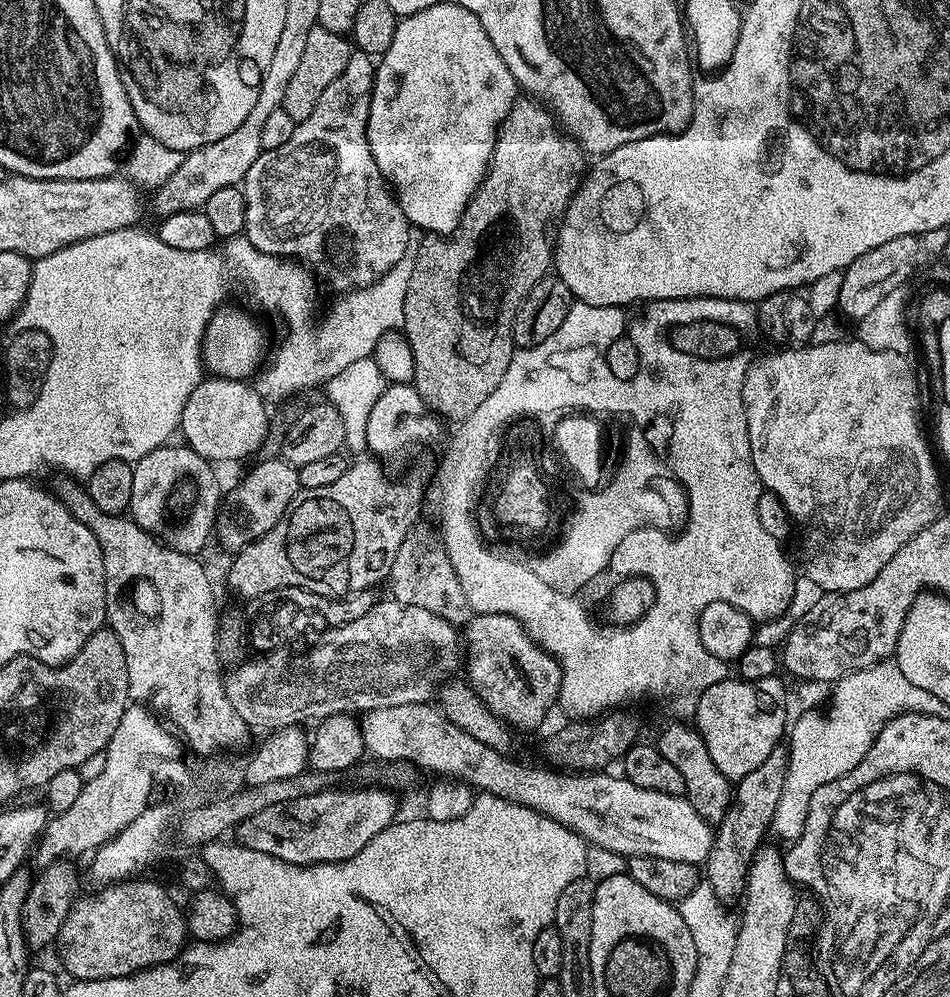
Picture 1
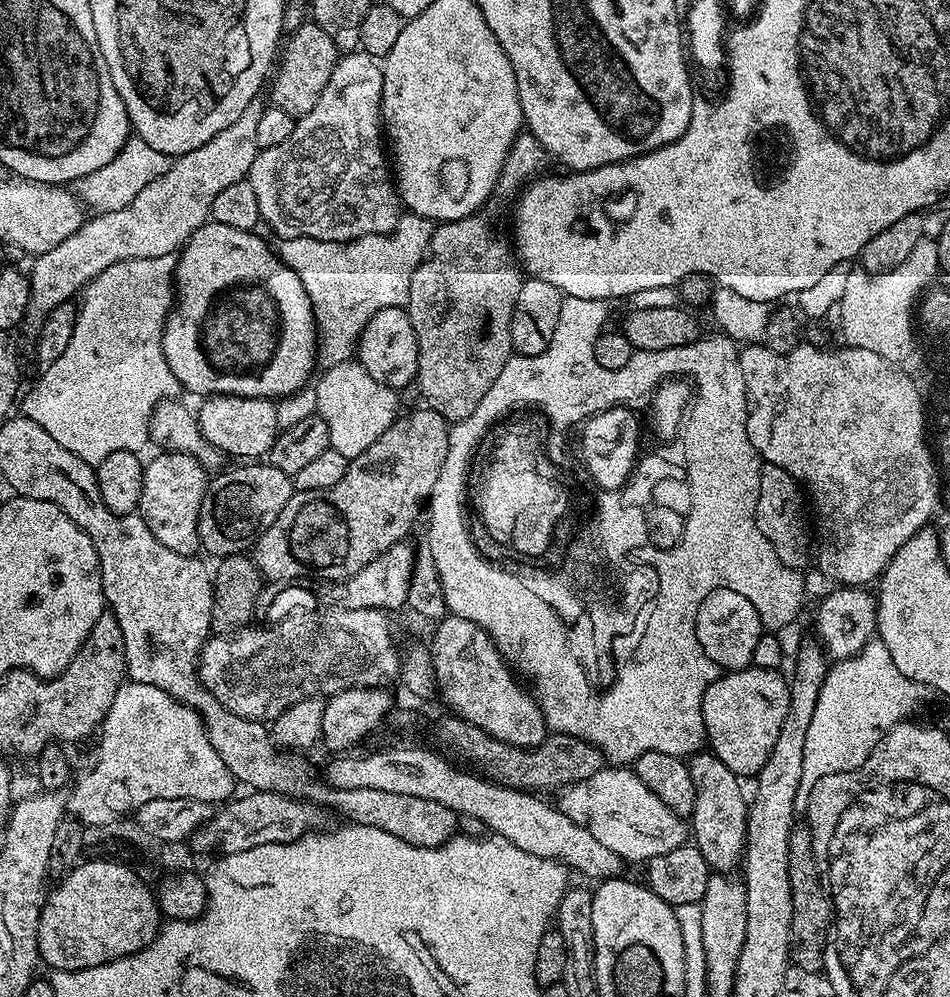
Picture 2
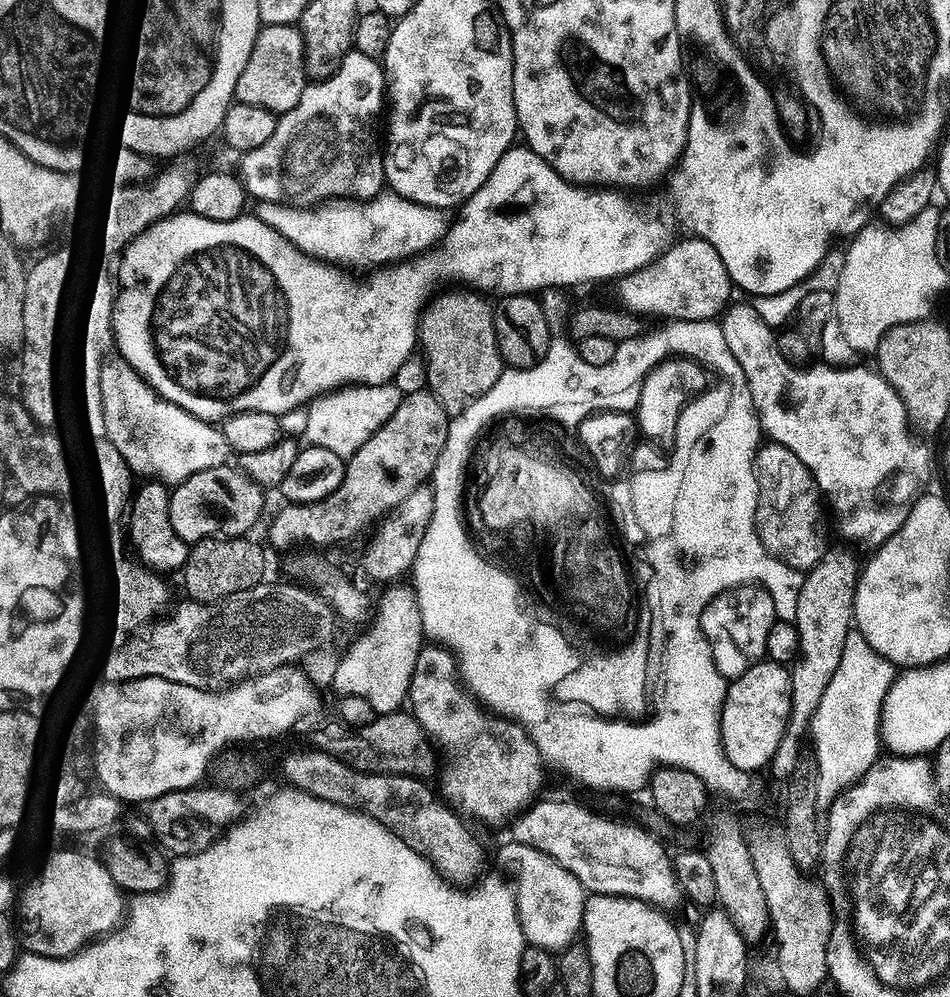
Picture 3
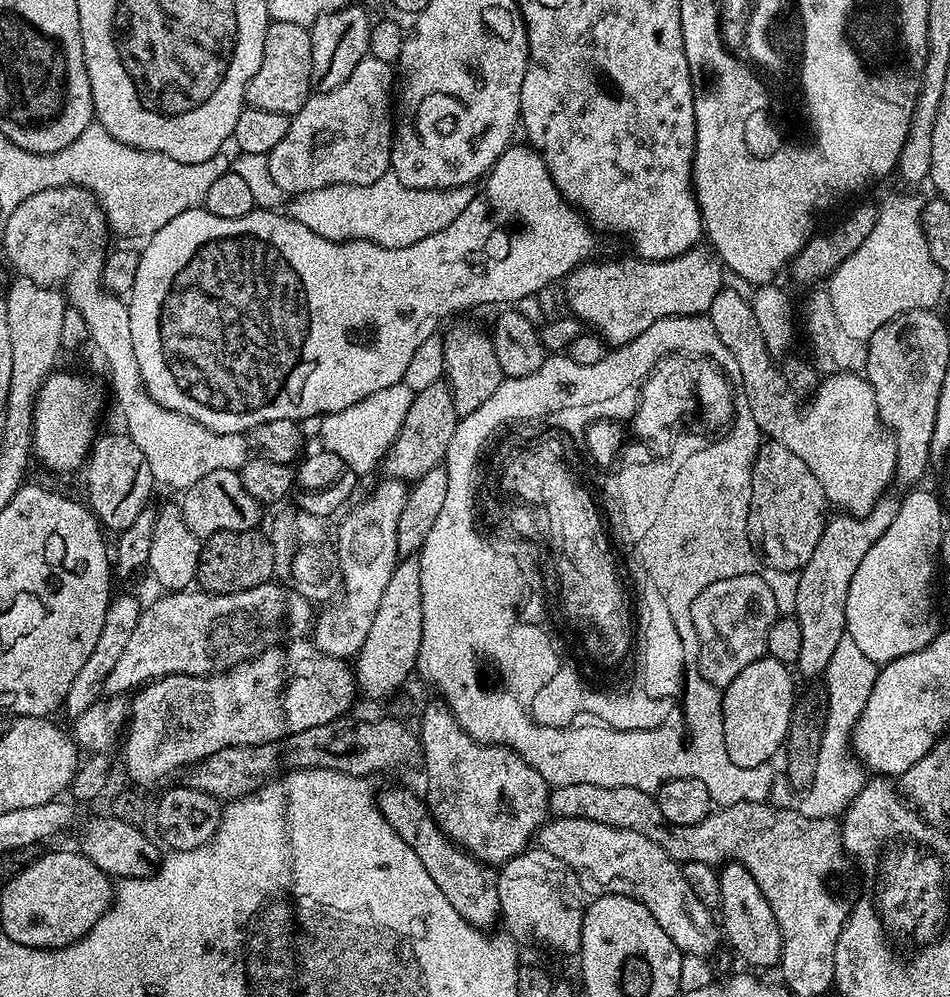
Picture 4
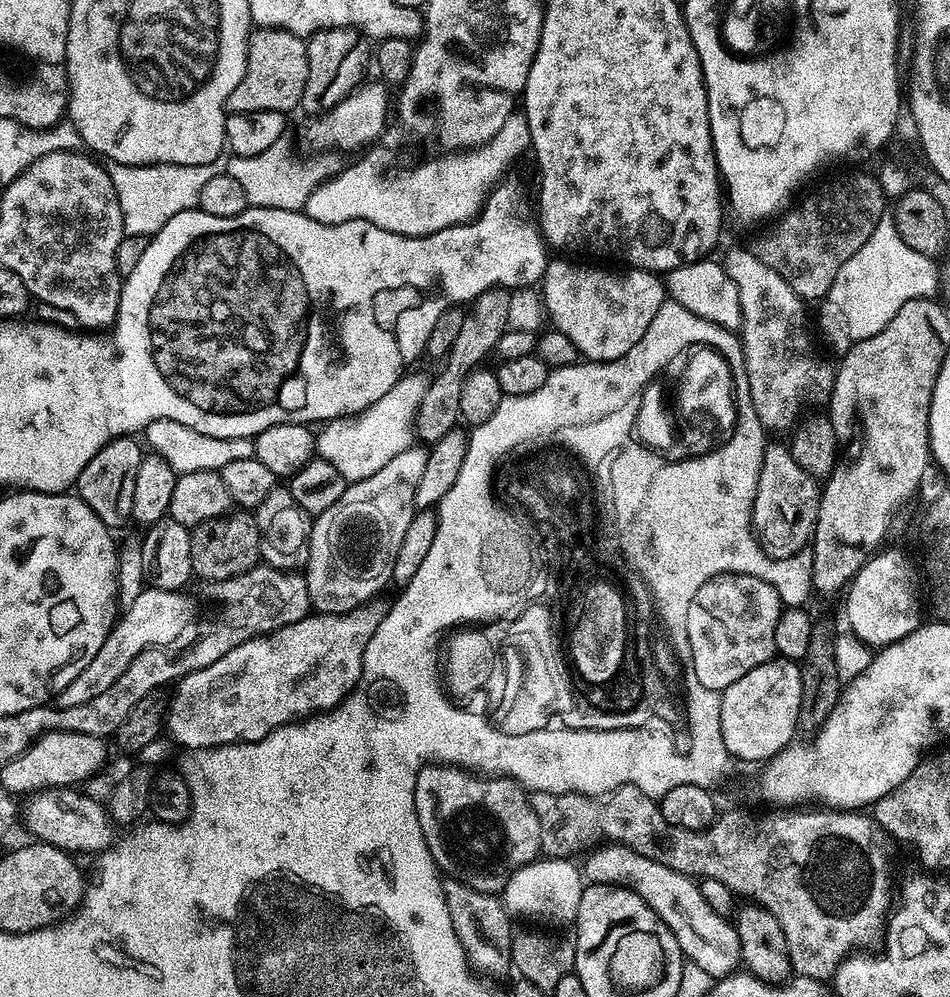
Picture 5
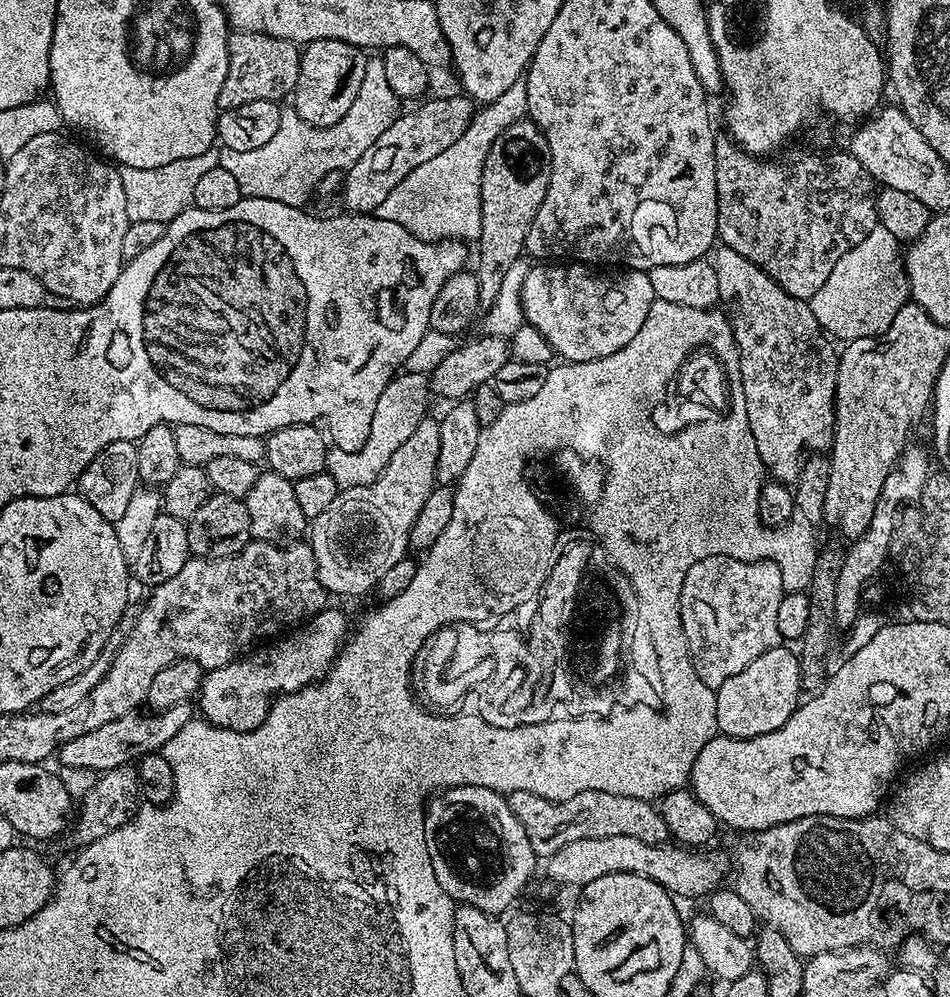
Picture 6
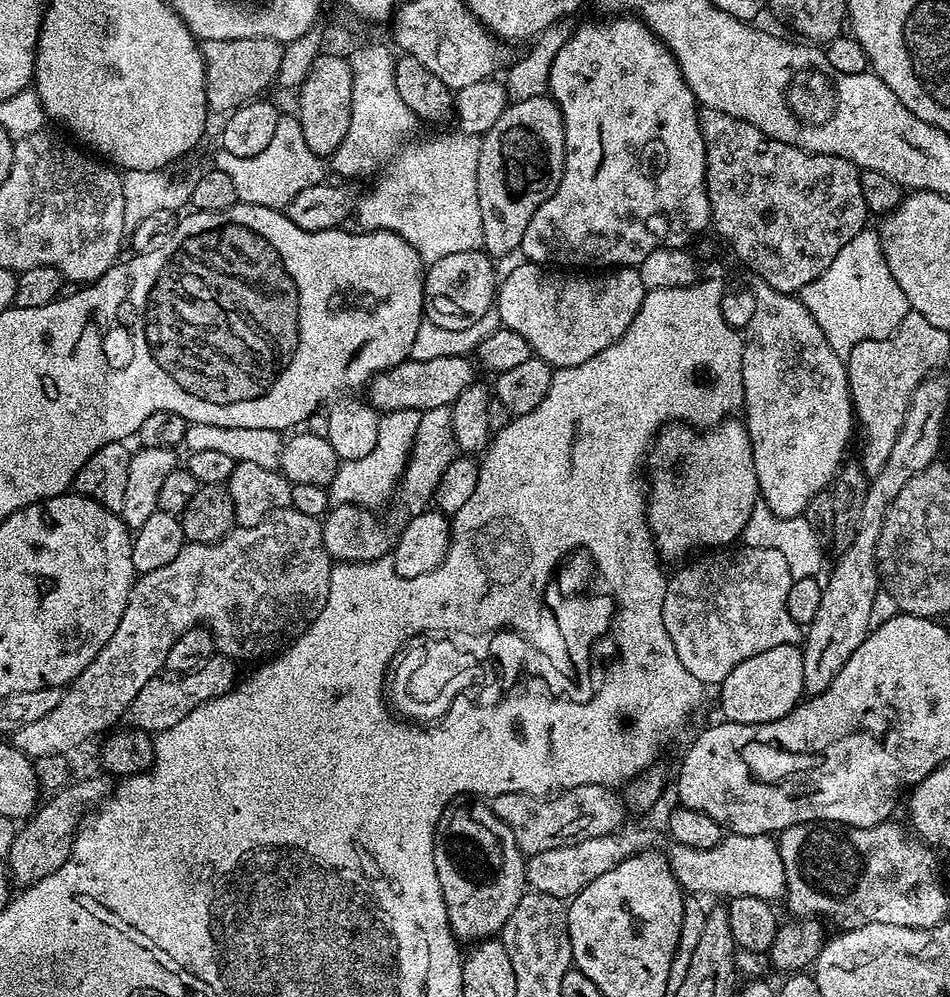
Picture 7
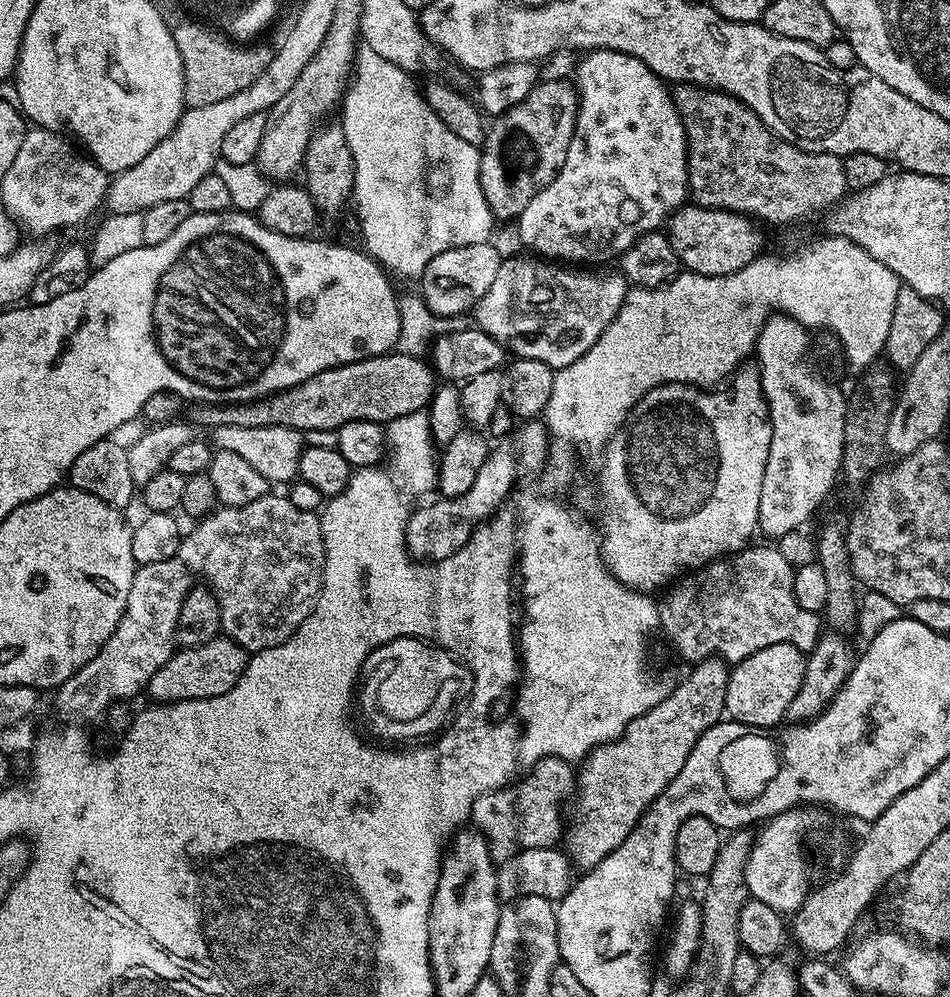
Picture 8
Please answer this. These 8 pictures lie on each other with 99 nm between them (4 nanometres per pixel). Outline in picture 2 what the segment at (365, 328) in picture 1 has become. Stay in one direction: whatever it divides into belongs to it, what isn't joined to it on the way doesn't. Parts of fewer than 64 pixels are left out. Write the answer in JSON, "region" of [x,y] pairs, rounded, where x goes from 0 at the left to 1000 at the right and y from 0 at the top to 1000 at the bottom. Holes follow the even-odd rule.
{"region":[[[429,213],[422,216],[413,234],[383,236],[365,242],[371,249],[371,265],[333,265],[328,253],[324,253],[324,261],[298,261],[322,287],[332,311],[334,360],[338,368],[349,369],[369,360],[378,348],[380,334],[394,315],[428,306],[435,273],[451,253],[457,233],[456,222]]]}

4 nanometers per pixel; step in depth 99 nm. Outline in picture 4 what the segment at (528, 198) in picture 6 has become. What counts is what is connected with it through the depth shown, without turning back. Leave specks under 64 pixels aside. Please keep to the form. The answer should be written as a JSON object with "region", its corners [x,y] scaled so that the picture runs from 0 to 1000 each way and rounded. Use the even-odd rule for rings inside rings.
{"region":[[[471,384],[448,387],[448,391],[437,394],[432,403],[432,411],[427,411],[423,431],[415,434],[411,451],[402,462],[403,476],[415,481],[437,483],[444,479],[444,475],[464,468],[472,454],[474,439],[478,439],[481,420],[476,390]]]}

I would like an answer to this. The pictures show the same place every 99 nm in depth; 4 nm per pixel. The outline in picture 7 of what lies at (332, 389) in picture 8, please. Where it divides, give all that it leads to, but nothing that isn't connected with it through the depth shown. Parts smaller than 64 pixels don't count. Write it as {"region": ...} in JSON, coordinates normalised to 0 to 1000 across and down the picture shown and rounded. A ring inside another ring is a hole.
{"region":[[[492,356],[449,360],[438,362],[428,360],[411,371],[400,373],[392,378],[385,386],[386,404],[396,410],[397,414],[414,413],[415,411],[457,411],[457,407],[475,407],[502,380],[502,370],[497,370],[498,362]]]}

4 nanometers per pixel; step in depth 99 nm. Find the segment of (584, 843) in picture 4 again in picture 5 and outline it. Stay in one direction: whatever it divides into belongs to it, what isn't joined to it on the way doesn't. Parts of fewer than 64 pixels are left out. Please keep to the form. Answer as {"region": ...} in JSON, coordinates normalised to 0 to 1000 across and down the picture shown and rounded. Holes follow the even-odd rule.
{"region":[[[640,845],[620,855],[623,856],[613,867],[614,878],[620,886],[648,887],[672,896],[709,937],[721,962],[741,973],[751,983],[776,974],[781,964],[780,945],[775,930],[765,920],[752,916],[744,908],[736,886],[729,880],[714,877],[705,870],[663,853],[658,847]]]}

